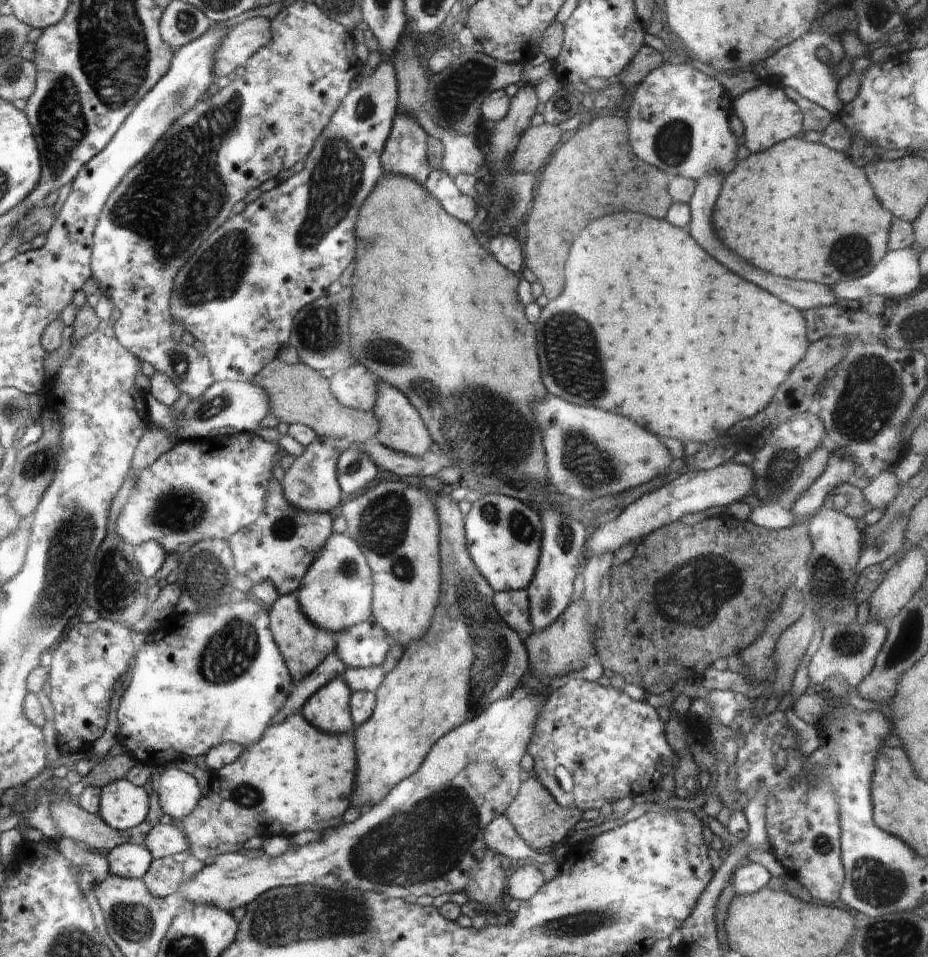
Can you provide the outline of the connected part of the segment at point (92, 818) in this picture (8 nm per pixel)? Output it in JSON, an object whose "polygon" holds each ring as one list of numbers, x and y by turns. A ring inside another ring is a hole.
{"polygon":[[155,775,155,778,153,778,154,780,150,781,147,785,150,792,152,792,152,796,150,796,150,812,148,812,148,816,144,819,144,826,136,826,136,830,117,831,110,828,110,826,102,820,99,813,94,814,86,812,82,807,78,806,74,798,68,795,52,796,49,804,50,816,56,824,56,828,61,832,62,837,74,839,78,844,81,844,86,848,90,848,94,852,105,853,112,850,117,845,124,843,144,845,145,837,150,830,156,826,156,824,160,823,160,817,164,814,162,807,160,806,158,796,158,786,160,786,159,777]]}

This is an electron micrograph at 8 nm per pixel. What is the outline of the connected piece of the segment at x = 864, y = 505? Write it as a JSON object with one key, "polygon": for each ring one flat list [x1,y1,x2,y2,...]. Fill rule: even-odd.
{"polygon":[[846,481,835,486,824,499,824,507,830,507,851,516,853,519,862,518,872,510,862,490]]}

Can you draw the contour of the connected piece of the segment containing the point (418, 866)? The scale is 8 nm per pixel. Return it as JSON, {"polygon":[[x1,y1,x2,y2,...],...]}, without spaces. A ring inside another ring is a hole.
{"polygon":[[531,675,524,679,523,682,518,685,507,697,499,698,496,702,493,702,478,718,474,718,472,722,466,722,462,726,458,726,456,730,448,732,446,736,442,736,428,752,428,756,424,758,424,764,420,766,420,770,412,776,408,776,406,780,402,780,398,786,392,787,392,792,374,808,370,808,368,812,362,812,362,816,358,820,354,820,352,824,342,824,342,826,336,826,336,828,330,828,324,838,320,842,310,842,308,846,298,847,298,850,281,854,276,858,270,855,257,855,257,856,244,856,236,853,226,853,218,855,214,862,204,865,204,868,197,872,192,877,187,878,182,882,181,893,186,901,190,901,195,905,212,905,232,913,235,908,242,908,248,906,256,897,259,897,263,892,269,891,276,887,287,887,296,885,318,885,324,888,330,888,330,890,344,890,344,888,350,888,350,890,361,891,376,891,384,893,386,896,394,896,396,899,408,898,408,896,414,896,414,898,420,898,424,894,428,896,440,896,440,894,450,894,454,892,465,892,470,900,470,904,478,908,479,910,487,910,488,906,496,904,496,902,503,902,506,899,506,880,508,875,502,870,501,860,502,856,496,854,493,850,490,850,485,843,485,830,488,823,494,820,496,817,505,814,505,810,508,805,515,799,518,794,521,780,520,780,520,760,522,756,527,753,527,746,532,737,534,736,534,729,537,723,537,718,543,709,545,703,545,696,542,694,544,690,551,684,542,684,538,679,535,679],[478,764,488,764,488,786,484,784,478,784,480,788,476,788,476,784,472,784,470,780,470,768,476,768]]}

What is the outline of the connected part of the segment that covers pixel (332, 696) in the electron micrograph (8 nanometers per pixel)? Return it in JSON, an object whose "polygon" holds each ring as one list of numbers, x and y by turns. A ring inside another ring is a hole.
{"polygon":[[340,676,320,687,302,707,300,714,324,732,350,733,356,728,350,712,350,697,351,690]]}

